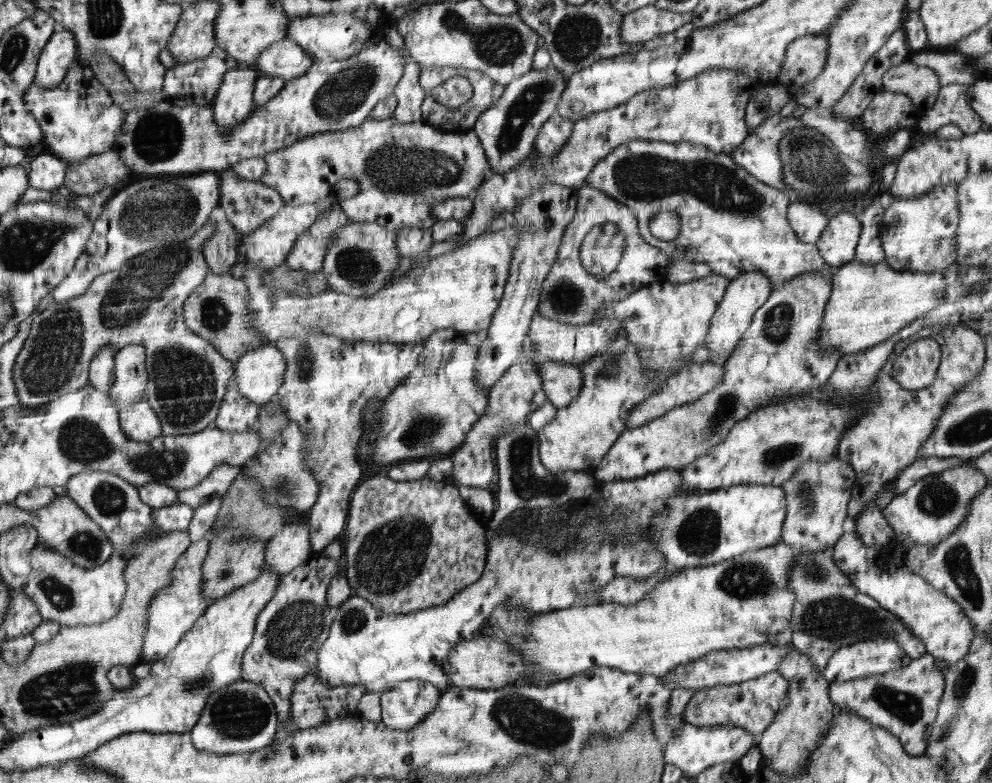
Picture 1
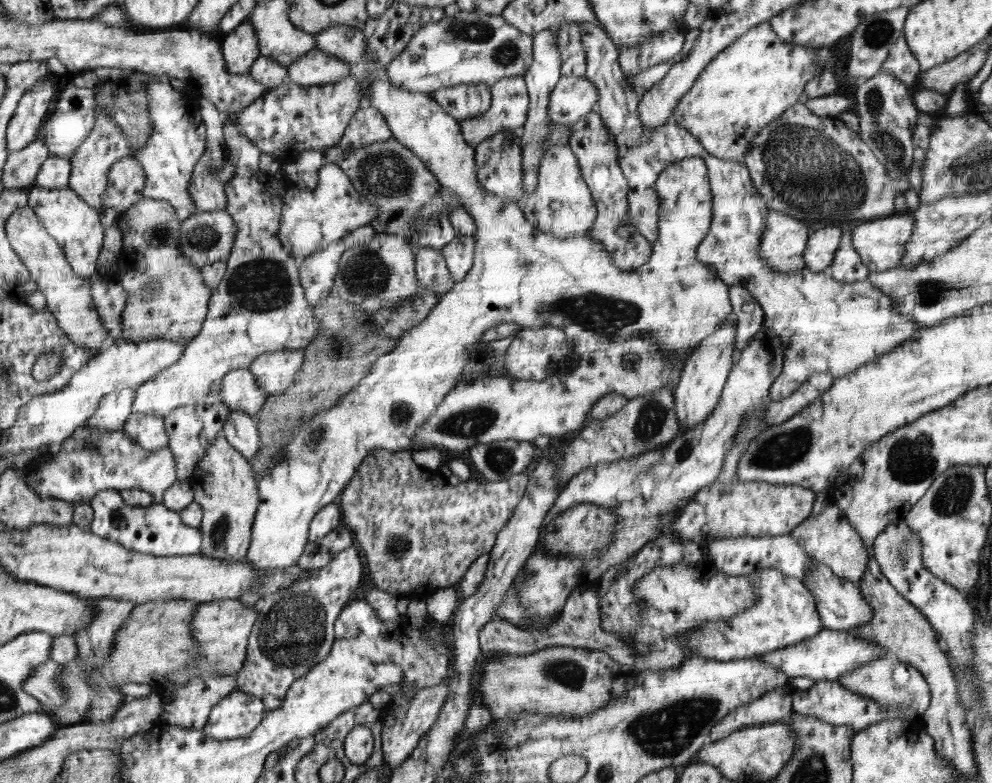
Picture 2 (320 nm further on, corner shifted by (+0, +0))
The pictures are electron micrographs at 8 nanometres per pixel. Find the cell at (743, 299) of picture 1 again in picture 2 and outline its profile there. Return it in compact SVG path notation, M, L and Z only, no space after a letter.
M730 315L721 322L718 330L710 336L699 341L694 351L690 352L689 357L684 362L682 377L675 387L675 406L679 412L679 429L694 429L696 425L704 423L711 417L715 406L719 404L723 395L724 386L730 377L731 369L735 365L735 338L738 330L736 322Z

